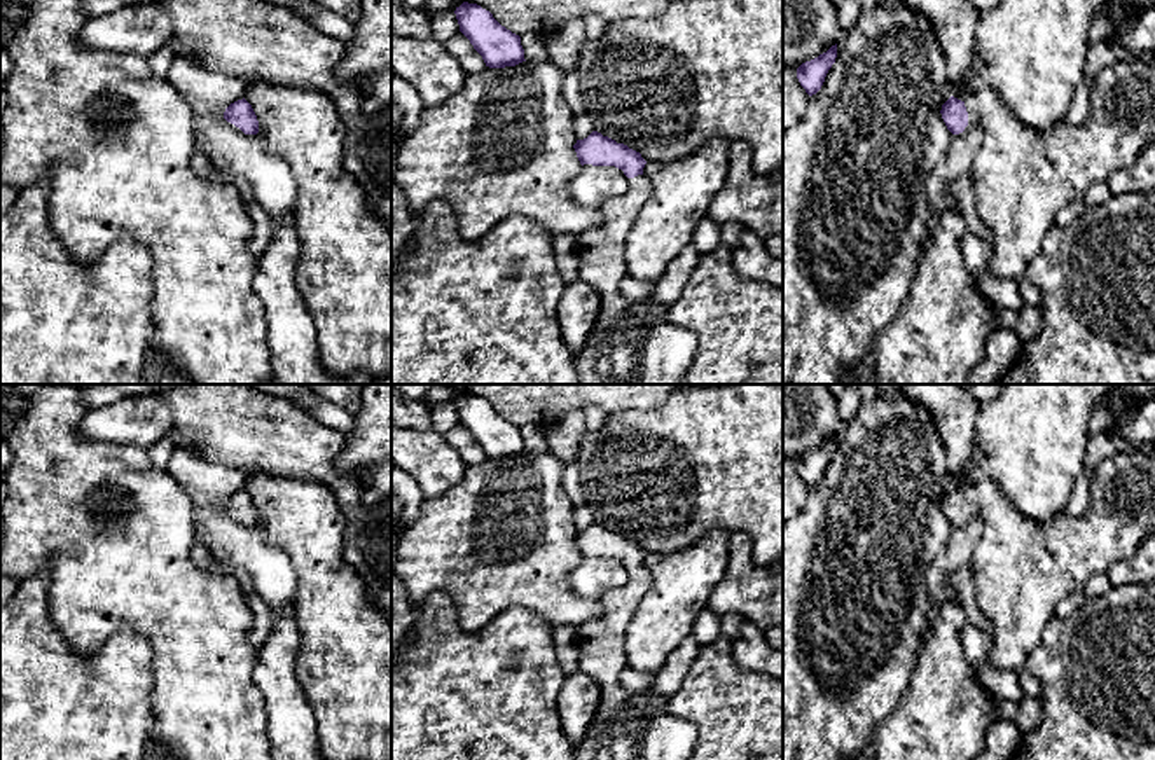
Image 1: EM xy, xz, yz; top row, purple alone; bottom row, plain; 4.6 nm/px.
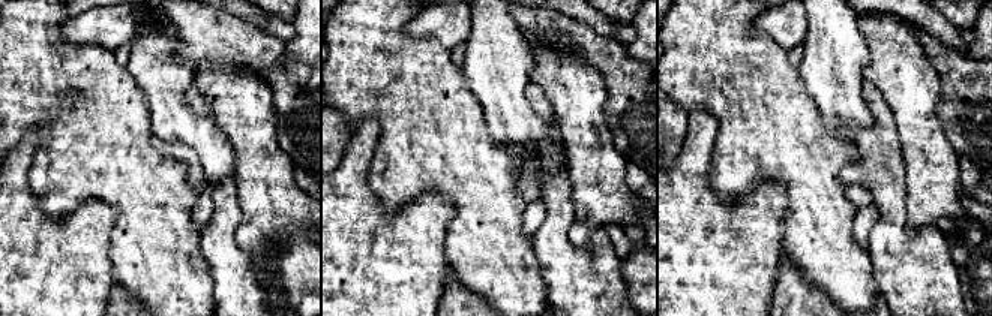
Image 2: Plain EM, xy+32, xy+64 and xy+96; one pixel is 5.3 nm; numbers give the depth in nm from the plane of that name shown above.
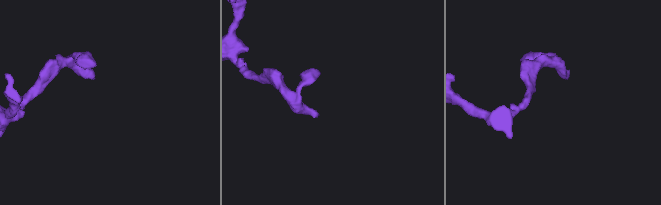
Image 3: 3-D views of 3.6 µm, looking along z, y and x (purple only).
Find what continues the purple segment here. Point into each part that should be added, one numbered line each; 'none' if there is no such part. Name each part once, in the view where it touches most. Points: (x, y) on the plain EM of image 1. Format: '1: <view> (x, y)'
1: yz (1023, 570)

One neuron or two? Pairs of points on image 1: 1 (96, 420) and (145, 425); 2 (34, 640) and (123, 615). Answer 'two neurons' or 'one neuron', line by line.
1: one neuron
2: two neurons

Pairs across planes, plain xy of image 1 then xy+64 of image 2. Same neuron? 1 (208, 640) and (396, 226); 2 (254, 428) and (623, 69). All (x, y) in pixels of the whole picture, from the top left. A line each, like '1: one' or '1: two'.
1: two
2: one

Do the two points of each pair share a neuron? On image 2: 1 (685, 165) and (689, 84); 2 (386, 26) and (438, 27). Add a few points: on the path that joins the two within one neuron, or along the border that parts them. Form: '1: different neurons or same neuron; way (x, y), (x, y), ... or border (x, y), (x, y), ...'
1: different neurons; border (692, 110), (706, 110), (715, 119), (713, 140)
2: different neurons; border (404, 24), (411, 36), (437, 42)

